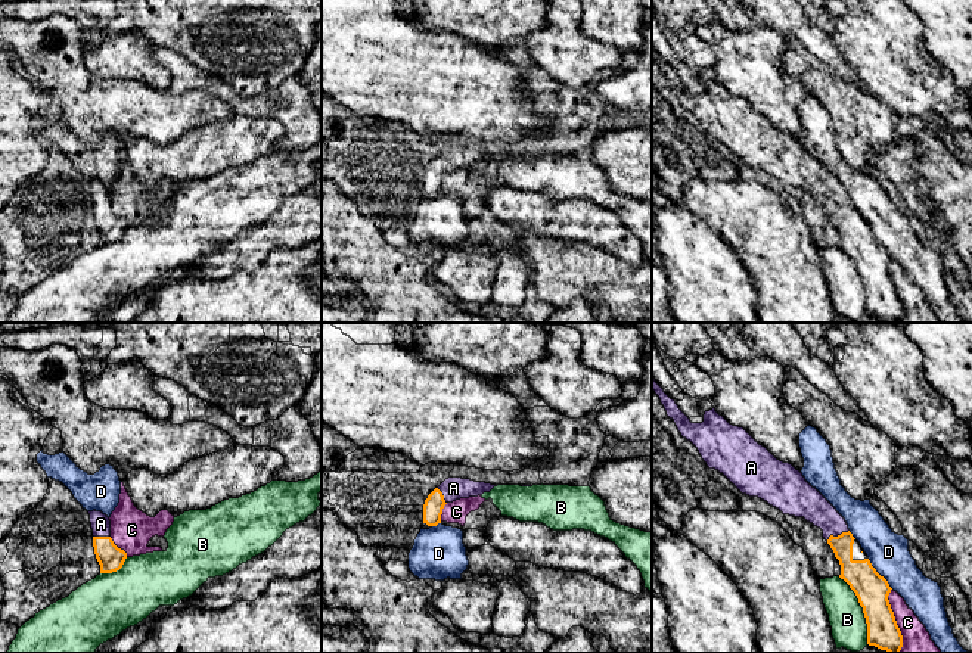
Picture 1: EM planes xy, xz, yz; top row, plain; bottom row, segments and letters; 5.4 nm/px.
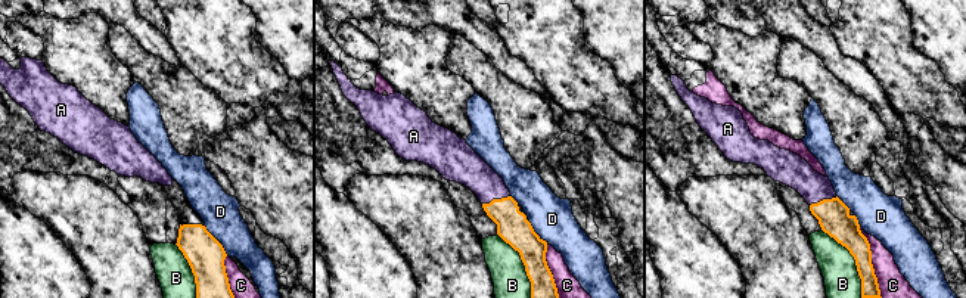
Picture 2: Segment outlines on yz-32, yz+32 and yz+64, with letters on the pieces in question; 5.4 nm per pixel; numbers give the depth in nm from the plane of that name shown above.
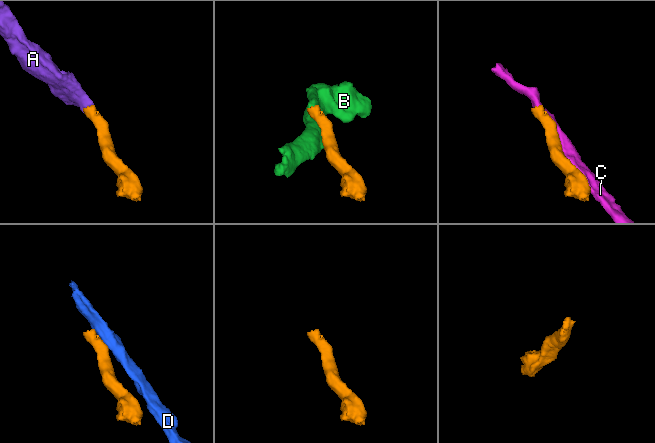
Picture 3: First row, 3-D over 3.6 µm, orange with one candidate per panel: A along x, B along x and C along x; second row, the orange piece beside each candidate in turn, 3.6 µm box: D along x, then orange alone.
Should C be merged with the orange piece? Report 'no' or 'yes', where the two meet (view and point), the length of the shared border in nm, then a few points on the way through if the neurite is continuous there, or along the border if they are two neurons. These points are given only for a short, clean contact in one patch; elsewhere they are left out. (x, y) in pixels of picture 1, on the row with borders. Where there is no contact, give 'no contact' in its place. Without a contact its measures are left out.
no; meets orange in yz at (896, 621); contact 360 nm long

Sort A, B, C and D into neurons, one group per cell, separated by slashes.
A / B / C / D

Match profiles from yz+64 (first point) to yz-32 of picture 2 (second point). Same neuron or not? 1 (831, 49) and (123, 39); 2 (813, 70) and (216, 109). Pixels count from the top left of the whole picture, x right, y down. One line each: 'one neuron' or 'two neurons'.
1: two neurons
2: one neuron

